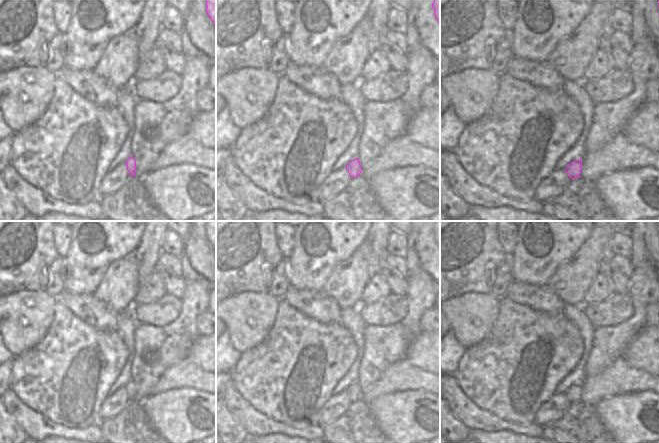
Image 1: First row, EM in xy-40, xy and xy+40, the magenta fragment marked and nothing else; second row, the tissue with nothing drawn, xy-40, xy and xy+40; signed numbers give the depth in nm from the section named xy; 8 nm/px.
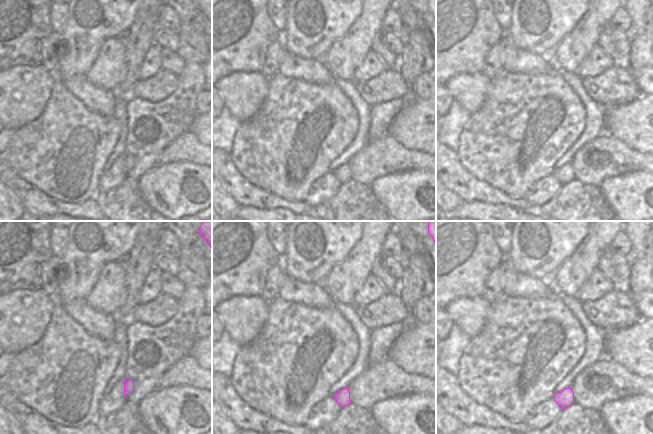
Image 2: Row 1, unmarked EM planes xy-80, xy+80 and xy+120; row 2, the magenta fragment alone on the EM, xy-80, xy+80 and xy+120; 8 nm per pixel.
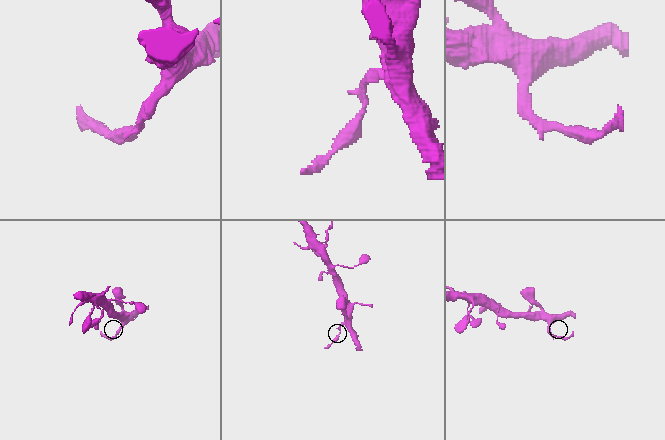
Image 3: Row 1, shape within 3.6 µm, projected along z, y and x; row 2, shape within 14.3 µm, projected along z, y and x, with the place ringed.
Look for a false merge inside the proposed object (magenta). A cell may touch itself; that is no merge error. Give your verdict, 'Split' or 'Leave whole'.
Split

